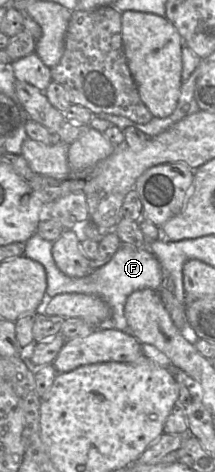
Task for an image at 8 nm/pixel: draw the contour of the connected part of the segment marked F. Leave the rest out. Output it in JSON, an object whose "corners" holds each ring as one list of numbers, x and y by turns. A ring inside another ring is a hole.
{"corners":[[34,234,25,243,24,256,41,263,46,271,46,298,62,293,81,293,100,297,111,308,110,321,103,322,98,328,116,328,125,331,128,328,124,310,128,296,136,290,149,288,159,291,162,282,162,268,156,256,146,248,137,248,131,244,121,244,120,248,104,266,96,268,87,276,72,278,57,267,52,257,52,242]]}

